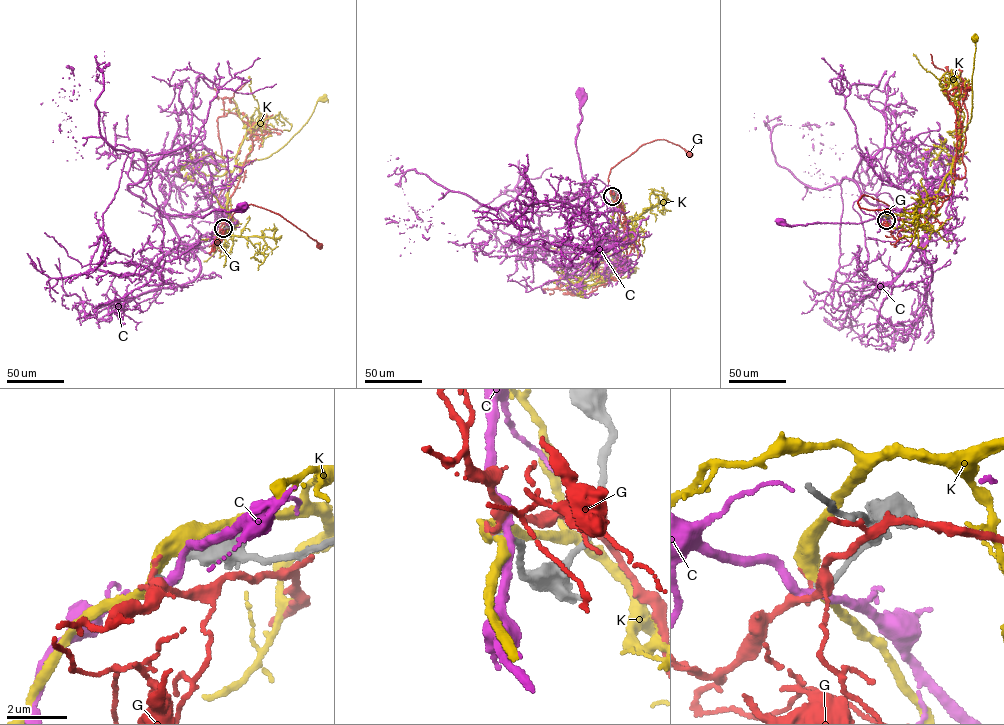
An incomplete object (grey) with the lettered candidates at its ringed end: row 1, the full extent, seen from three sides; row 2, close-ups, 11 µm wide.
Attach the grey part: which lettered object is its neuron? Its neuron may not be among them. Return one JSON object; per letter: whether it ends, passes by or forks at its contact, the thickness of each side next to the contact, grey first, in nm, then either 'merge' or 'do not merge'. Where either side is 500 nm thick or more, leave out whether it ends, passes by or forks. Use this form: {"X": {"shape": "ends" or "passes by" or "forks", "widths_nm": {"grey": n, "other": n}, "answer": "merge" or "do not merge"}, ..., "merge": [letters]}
{"C": {"shape": "passes by", "widths_nm": {"grey": 240, "other": 260}, "answer": "do not merge"}, "G": {"shape": "passes by", "widths_nm": {"grey": 200, "other": 180}, "answer": "do not merge"}, "K": {"shape": "passes by", "widths_nm": {"grey": 240, "other": 320}, "answer": "do not merge"}, "merge": []}

